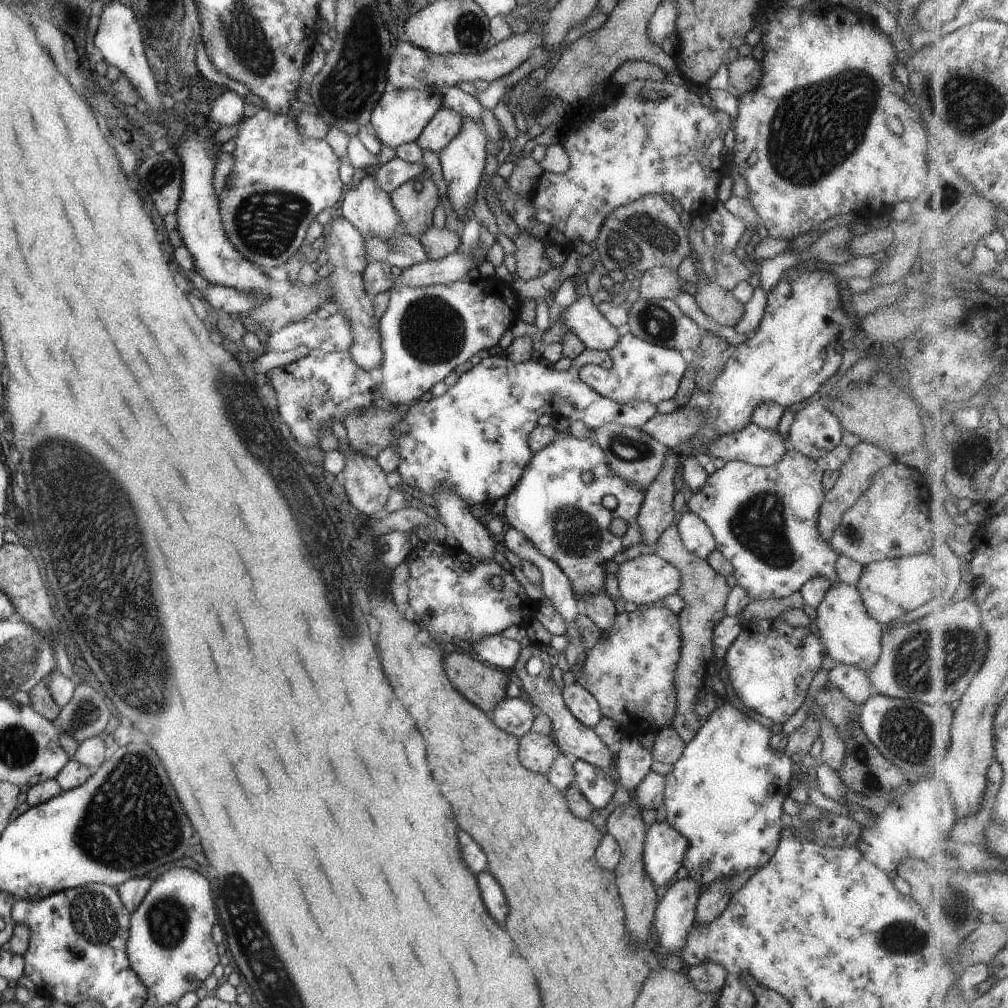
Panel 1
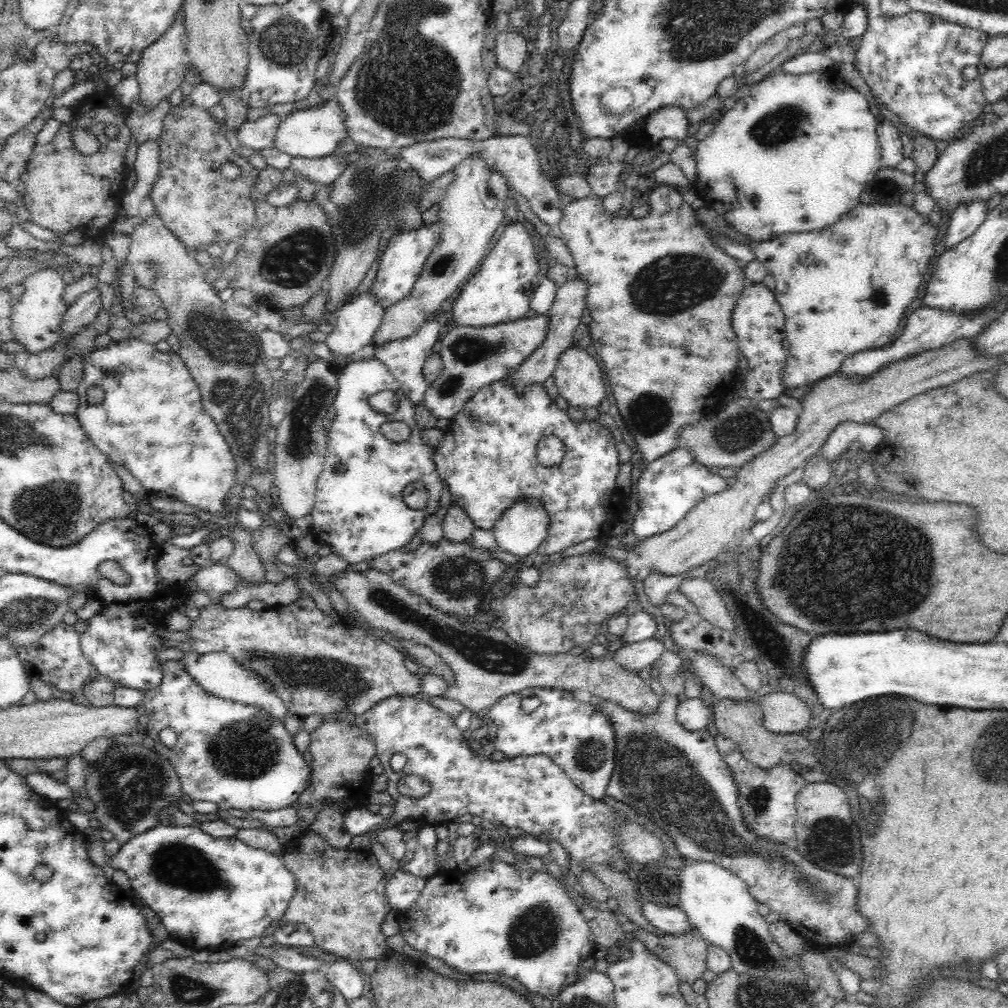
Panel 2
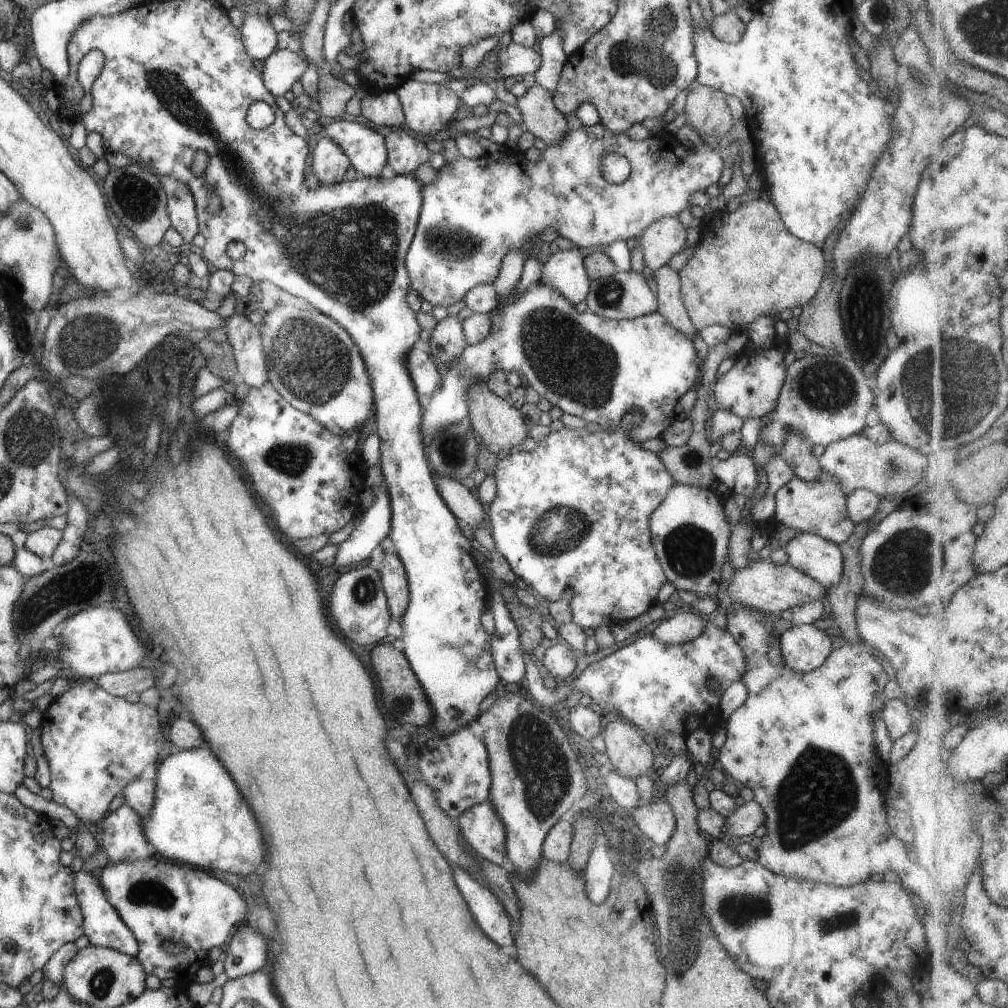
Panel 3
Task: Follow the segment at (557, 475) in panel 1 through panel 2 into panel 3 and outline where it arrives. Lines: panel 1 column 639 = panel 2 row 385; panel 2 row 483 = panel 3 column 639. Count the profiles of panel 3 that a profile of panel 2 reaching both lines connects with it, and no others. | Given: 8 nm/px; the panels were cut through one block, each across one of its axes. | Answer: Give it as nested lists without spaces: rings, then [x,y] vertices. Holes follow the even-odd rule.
[[[563,425],[556,432],[550,431],[543,440],[537,441],[537,447],[532,452],[517,449],[505,458],[498,459],[493,474],[495,482],[497,482],[496,493],[486,508],[486,527],[493,538],[495,550],[505,558],[505,562],[509,564],[509,568],[516,578],[524,580],[525,584],[529,584],[539,596],[543,596],[549,602],[567,600],[569,610],[571,610],[571,621],[582,629],[594,629],[600,624],[611,626],[614,623],[625,622],[625,620],[631,620],[645,613],[654,605],[657,590],[663,586],[666,578],[651,546],[648,529],[649,514],[665,498],[667,488],[671,488],[676,483],[673,482],[669,472],[665,470],[660,455],[643,450],[639,443],[629,440],[627,430],[621,425],[615,430],[603,428],[599,432],[588,432],[585,428],[574,429]]]

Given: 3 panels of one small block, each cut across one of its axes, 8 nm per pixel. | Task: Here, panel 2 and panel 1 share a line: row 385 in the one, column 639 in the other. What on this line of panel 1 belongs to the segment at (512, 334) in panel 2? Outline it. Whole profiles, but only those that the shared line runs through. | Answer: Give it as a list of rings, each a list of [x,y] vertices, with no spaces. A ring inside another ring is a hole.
[[[606,423],[591,431],[589,438],[603,450],[608,468],[617,477],[625,478],[625,482],[633,482],[639,488],[647,490],[651,480],[662,470],[668,449],[648,435],[642,434],[639,429],[619,427],[614,423]]]

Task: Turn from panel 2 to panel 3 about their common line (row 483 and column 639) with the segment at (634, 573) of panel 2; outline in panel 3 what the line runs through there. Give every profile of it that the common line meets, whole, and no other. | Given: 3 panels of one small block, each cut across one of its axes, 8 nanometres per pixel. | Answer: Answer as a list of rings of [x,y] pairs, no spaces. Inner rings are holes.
[[[619,716],[606,717],[604,734],[604,755],[610,760],[613,770],[617,770],[628,779],[635,779],[639,775],[652,773],[653,752],[645,743],[643,737],[636,732],[632,723],[625,723]]]

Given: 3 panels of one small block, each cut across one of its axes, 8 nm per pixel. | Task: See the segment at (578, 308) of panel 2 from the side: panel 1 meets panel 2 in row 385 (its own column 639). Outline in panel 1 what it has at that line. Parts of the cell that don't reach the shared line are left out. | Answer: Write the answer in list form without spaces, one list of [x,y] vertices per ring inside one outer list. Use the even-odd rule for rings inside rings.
[[[668,449],[662,470],[644,491],[641,508],[636,516],[637,526],[641,532],[641,544],[653,545],[661,532],[673,522],[673,479],[675,468],[679,464],[679,451]]]

